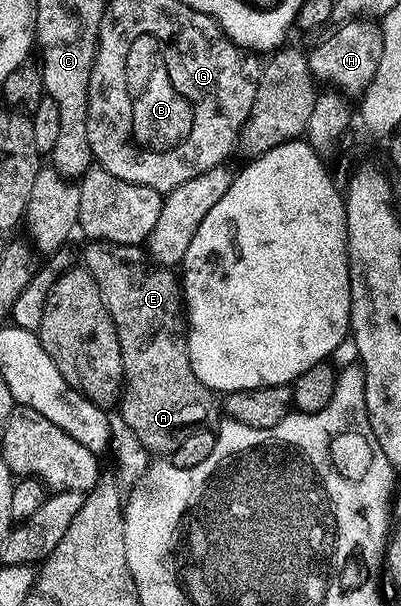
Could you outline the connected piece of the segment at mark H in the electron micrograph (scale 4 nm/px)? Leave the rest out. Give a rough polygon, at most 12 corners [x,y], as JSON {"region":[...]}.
{"region":[[354,19],[308,52],[318,84],[360,97],[379,69],[383,33]]}

